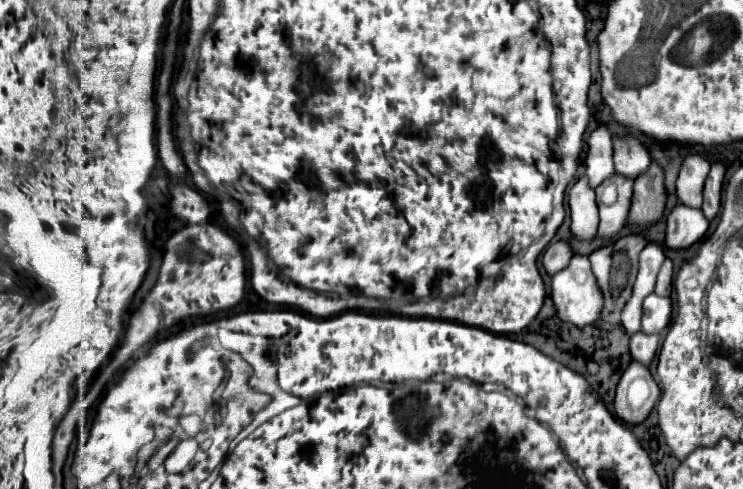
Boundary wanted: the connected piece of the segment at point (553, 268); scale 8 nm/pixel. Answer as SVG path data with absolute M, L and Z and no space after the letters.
M560 240L554 246L548 246L544 250L542 264L544 264L544 268L546 268L548 274L556 274L556 272L560 272L562 268L568 266L568 262L570 262L572 256L574 256L572 244L568 240Z

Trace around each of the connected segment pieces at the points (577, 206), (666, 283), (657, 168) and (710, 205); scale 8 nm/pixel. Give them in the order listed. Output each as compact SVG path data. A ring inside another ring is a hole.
M582 176L568 194L570 204L570 230L576 238L586 240L596 234L596 226L600 222L598 218L598 206L596 206L596 192L592 186L588 186L588 180Z
M666 258L664 264L662 264L662 268L660 268L656 290L654 290L658 296L670 296L670 292L672 292L672 272L674 272L672 260Z
M652 162L640 178L634 182L634 196L628 222L634 224L652 224L656 222L666 206L666 188L664 188L664 168L658 162Z
M714 162L714 164L712 164L712 170L710 170L708 178L706 178L702 210L704 210L704 214L706 214L708 220L712 220L712 218L718 214L718 208L720 208L720 196L722 196L724 174L726 174L726 164L722 164L722 162Z

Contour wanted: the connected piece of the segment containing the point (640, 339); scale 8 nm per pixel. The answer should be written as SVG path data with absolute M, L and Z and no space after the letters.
M642 330L636 332L630 338L630 354L632 354L632 358L648 366L652 362L652 358L656 356L658 340L660 340L658 334L644 334Z

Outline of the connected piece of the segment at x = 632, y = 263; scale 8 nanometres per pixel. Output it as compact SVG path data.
M632 232L626 234L622 238L618 238L616 242L610 242L598 250L594 250L590 254L590 262L592 262L592 270L596 274L598 286L604 292L604 310L602 310L602 328L604 330L612 330L618 322L620 322L620 312L626 304L626 300L632 294L632 286L636 280L636 270L638 270L638 256L644 250L644 246L648 244L644 232Z

